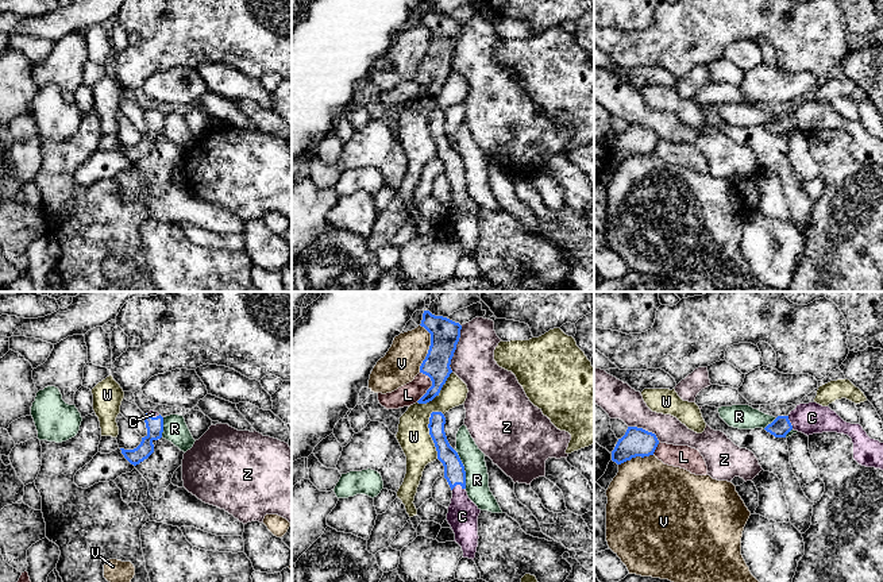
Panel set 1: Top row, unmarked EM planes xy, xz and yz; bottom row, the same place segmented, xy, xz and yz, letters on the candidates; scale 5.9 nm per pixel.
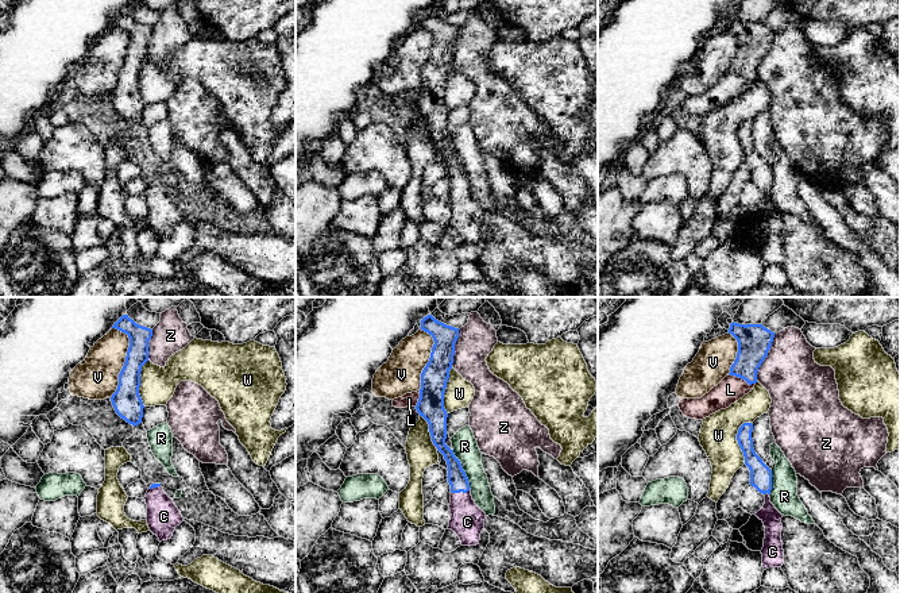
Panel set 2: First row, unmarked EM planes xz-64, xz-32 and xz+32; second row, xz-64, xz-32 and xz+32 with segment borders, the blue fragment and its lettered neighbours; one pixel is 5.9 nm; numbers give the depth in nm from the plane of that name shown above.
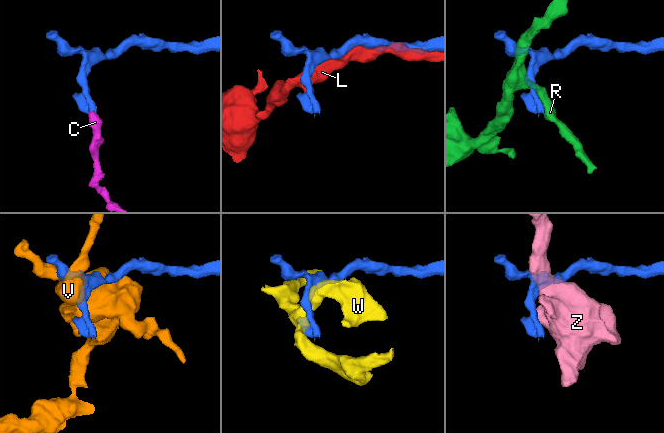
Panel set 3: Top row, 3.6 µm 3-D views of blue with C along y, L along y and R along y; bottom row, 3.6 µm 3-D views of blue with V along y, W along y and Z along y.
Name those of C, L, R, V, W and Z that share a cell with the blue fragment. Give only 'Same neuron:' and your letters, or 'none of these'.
Same neuron: C

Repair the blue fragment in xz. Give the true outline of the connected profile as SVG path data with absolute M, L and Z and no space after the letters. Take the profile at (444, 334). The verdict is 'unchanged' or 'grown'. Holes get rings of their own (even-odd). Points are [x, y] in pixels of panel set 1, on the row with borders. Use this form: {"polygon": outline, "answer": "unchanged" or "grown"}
{"polygon": "M424 311L421 327L431 334L431 346L420 366L420 373L428 375L432 386L417 401L427 404L439 396L443 385L452 373L450 365L460 338L462 325L443 316Z", "answer": "unchanged"}

